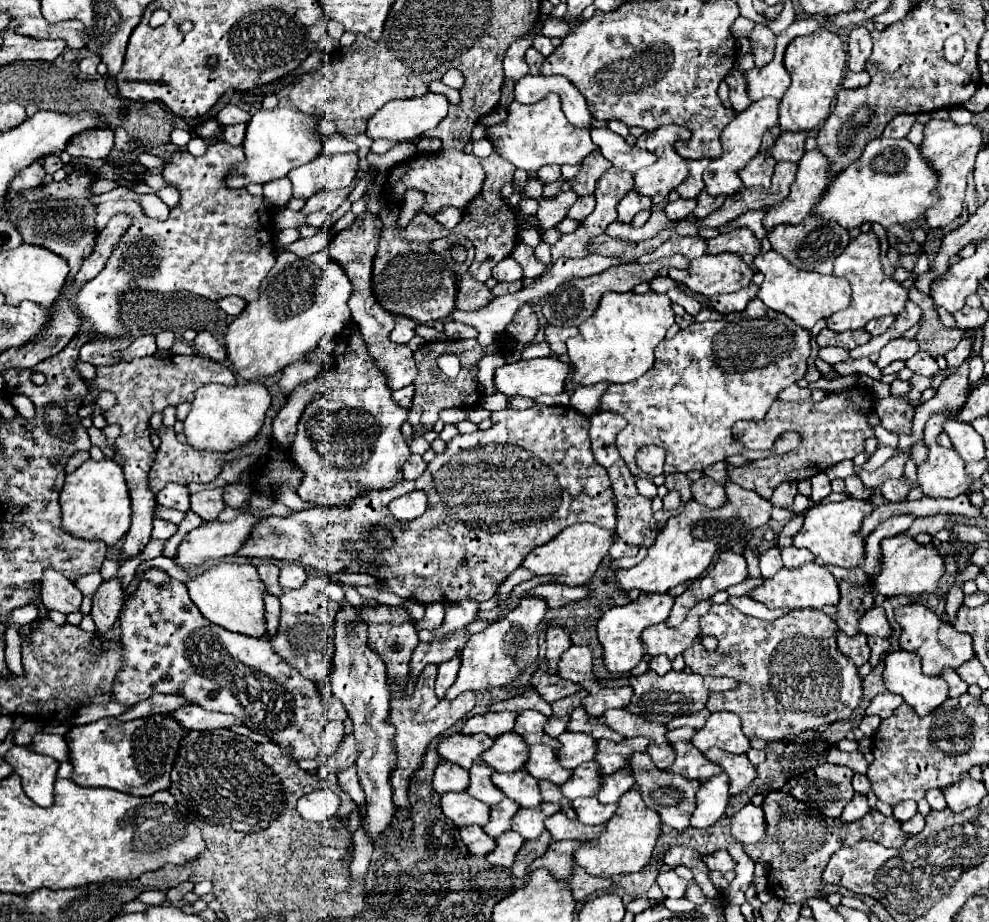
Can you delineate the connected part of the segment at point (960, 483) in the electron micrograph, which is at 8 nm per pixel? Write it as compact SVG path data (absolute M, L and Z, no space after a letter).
M941 446L929 448L927 460L921 466L917 466L917 484L927 498L955 498L967 492L971 482L973 478L965 472L965 462L953 448L951 450L945 450Z

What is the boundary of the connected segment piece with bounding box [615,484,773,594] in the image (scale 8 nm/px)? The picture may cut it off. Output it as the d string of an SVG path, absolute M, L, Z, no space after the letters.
M727 484L727 508L709 510L699 506L699 502L689 500L681 514L667 520L667 526L659 530L655 544L647 550L647 556L633 568L619 568L615 572L617 588L623 592L641 590L647 594L663 594L685 580L699 578L713 562L717 550L735 538L741 538L745 530L755 530L771 520L771 502L761 498L757 492L739 488L737 484Z

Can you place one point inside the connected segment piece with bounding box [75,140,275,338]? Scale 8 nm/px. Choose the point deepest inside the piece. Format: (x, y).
(218, 242)

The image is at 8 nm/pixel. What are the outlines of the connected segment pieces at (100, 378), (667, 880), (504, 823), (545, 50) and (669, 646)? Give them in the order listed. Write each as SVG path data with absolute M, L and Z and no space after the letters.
M173 354L167 358L145 356L145 358L135 358L131 362L107 366L107 368L97 368L97 378L93 380L93 384L101 390L109 390L117 394L117 406L107 410L105 418L109 424L121 424L121 436L117 438L115 448L125 456L123 474L129 484L129 494L131 494L131 504L133 504L133 522L119 550L119 562L143 552L143 548L147 546L151 538L153 508L157 506L157 502L151 496L151 492L147 492L147 474L151 470L151 464L155 462L155 448L149 440L149 426L147 426L149 418L155 412L165 410L167 406L191 402L195 398L197 388L201 388L203 384L213 384L213 382L225 384L225 386L237 384L231 368L199 354L193 354L193 356Z
M673 870L659 874L657 884L661 886L665 898L683 898L685 896L685 890L687 890L687 880L679 878Z
M505 798L499 804L491 806L491 820L487 826L483 826L483 830L493 838L501 836L503 832L507 832L511 828L513 816L515 816L515 812L519 812L519 808L521 806L511 798Z
M537 34L533 40L533 48L539 50L543 56L549 56L559 44L561 44L561 38L547 38L543 34Z
M703 600L703 602L695 604L695 608L691 608L691 612L687 614L687 620L679 628L671 628L665 622L645 628L643 642L647 644L647 654L651 654L651 656L665 654L669 660L673 660L675 656L679 656L687 648L691 648L693 642L701 634L699 618L709 612L711 604L713 604L711 600Z

